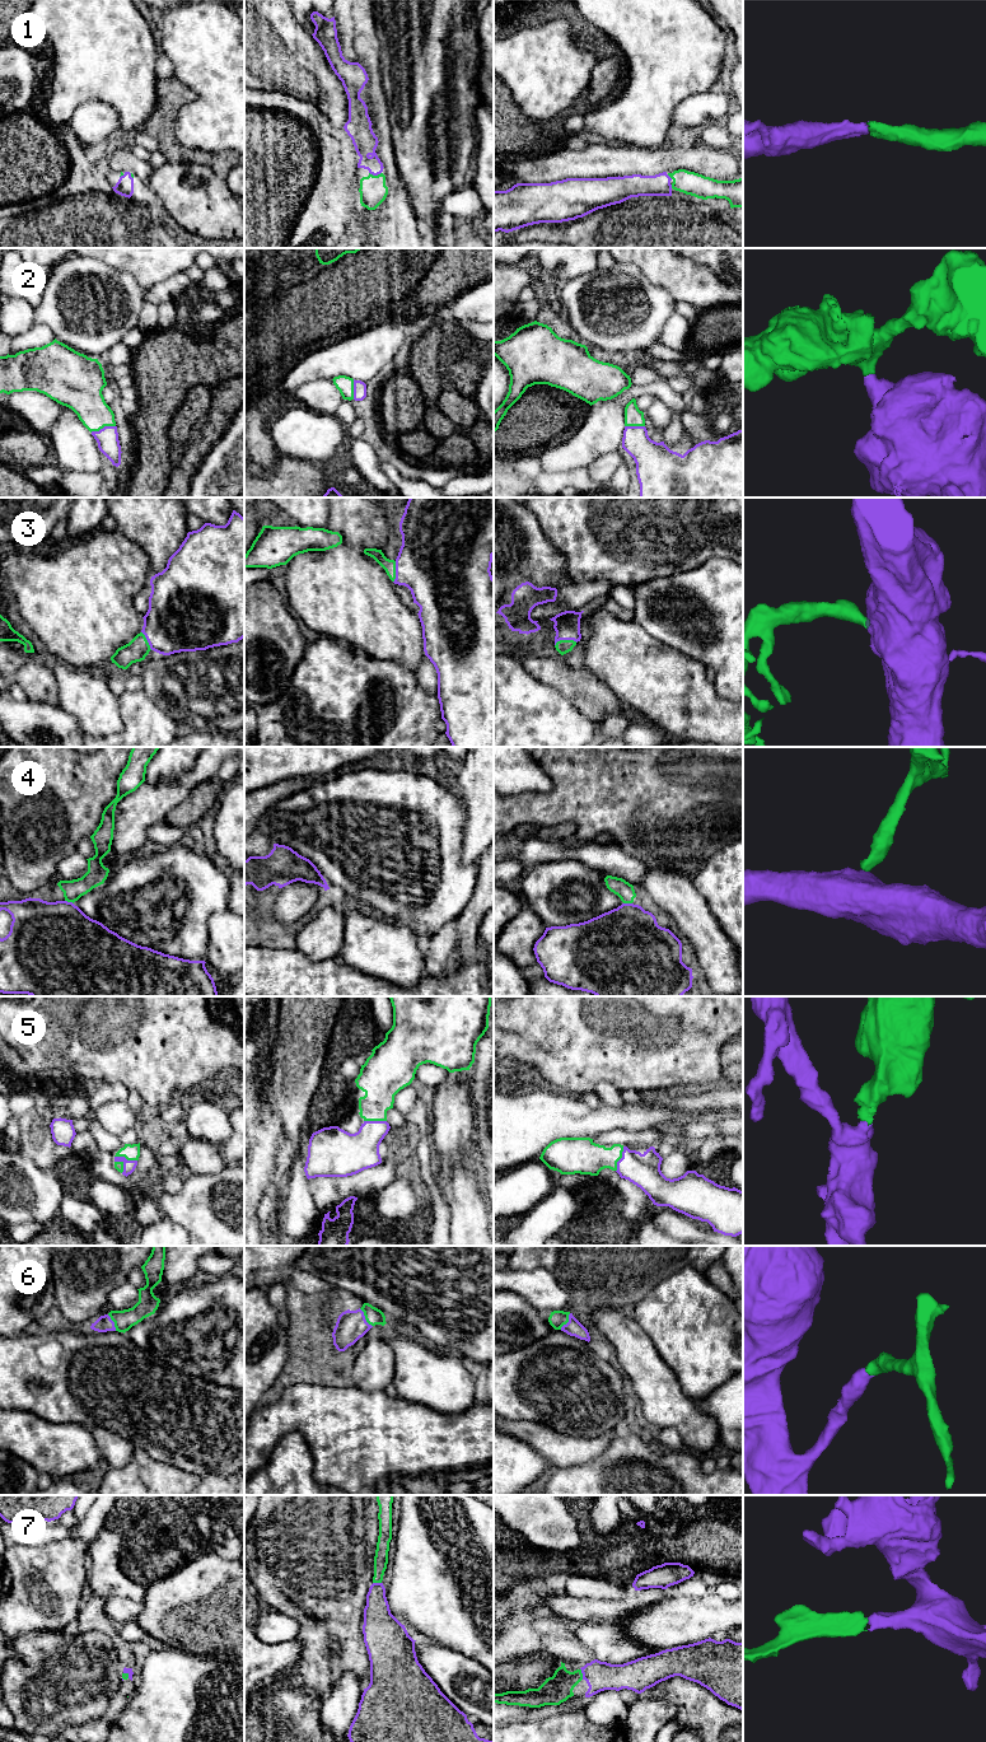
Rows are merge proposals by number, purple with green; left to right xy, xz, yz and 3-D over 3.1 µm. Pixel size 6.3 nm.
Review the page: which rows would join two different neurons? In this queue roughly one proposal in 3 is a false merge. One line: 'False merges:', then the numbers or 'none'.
False merges: 4

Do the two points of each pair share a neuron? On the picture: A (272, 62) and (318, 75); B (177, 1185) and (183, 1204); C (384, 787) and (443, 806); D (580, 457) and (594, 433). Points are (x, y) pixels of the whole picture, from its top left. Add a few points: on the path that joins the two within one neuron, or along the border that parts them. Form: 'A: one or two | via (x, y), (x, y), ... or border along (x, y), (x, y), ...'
A: one | via (284, 62), (294, 62), (307, 74)
B: two | border along (183, 1182), (183, 1186), (177, 1192), (166, 1194)
C: one | via (398, 793), (405, 793), (414, 802), (429, 806)
D: one | via (580, 451), (592, 439)

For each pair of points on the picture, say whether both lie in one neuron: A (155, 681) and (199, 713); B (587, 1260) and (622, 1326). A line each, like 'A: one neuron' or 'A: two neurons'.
A: one neuron
B: two neurons

